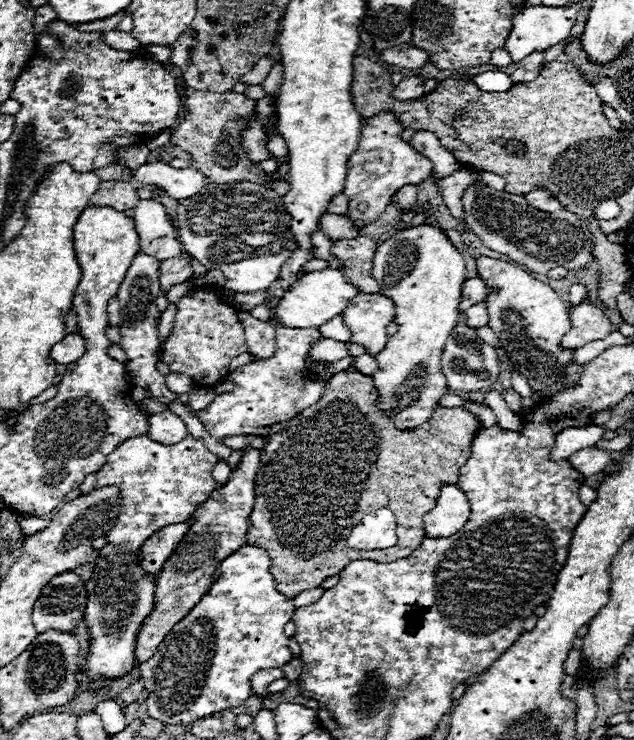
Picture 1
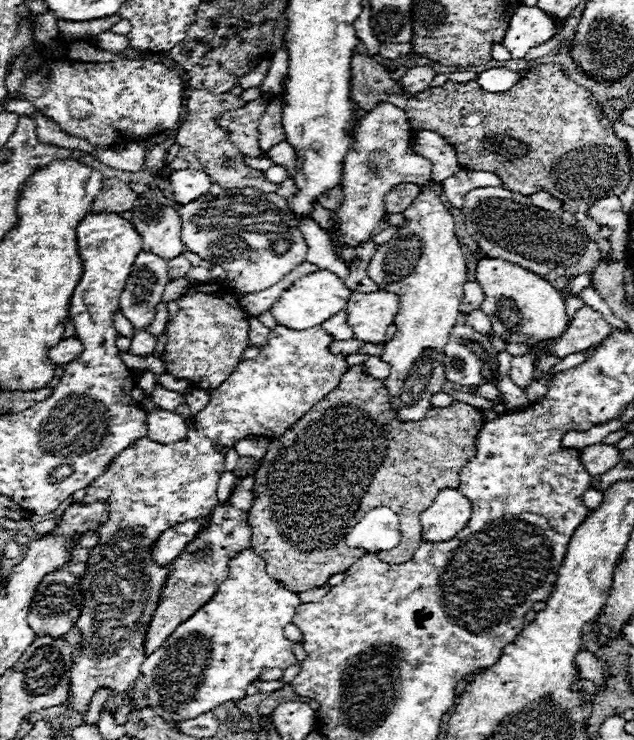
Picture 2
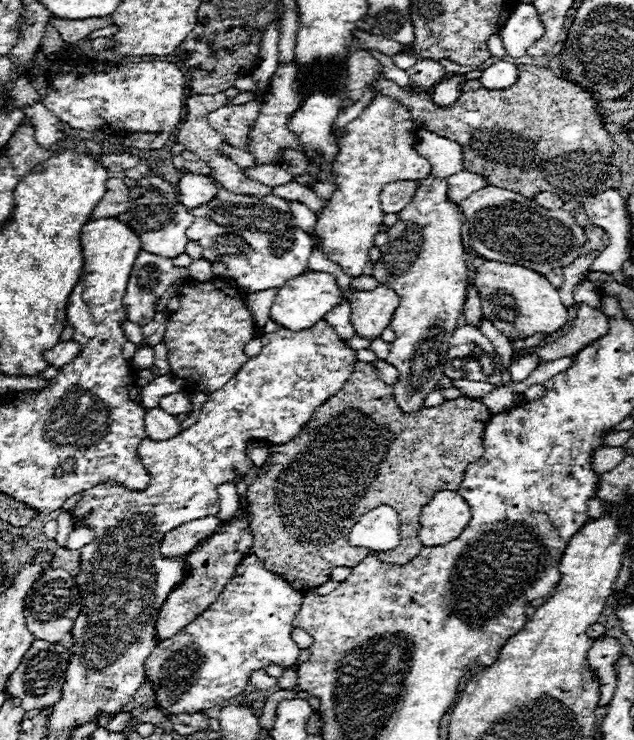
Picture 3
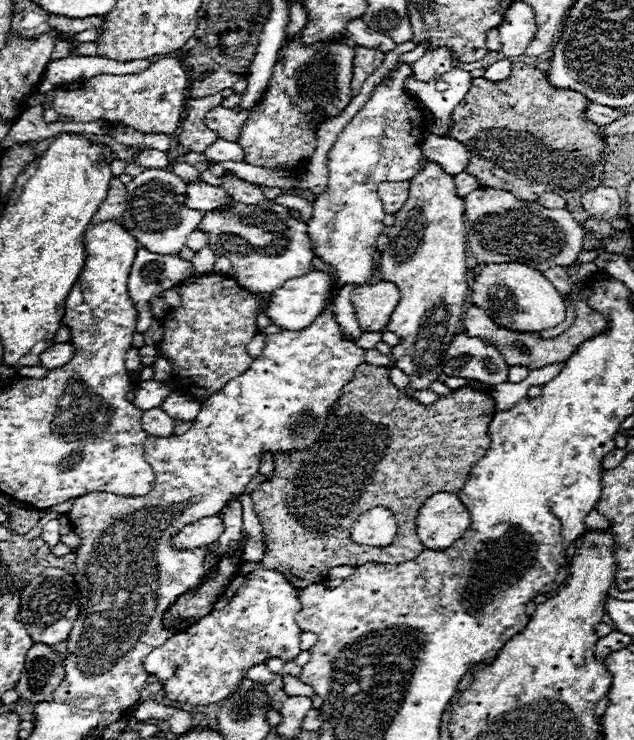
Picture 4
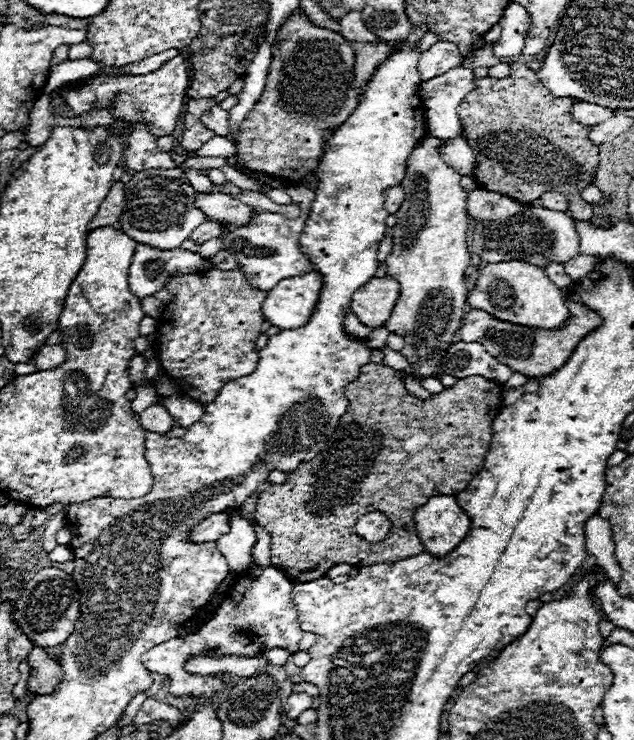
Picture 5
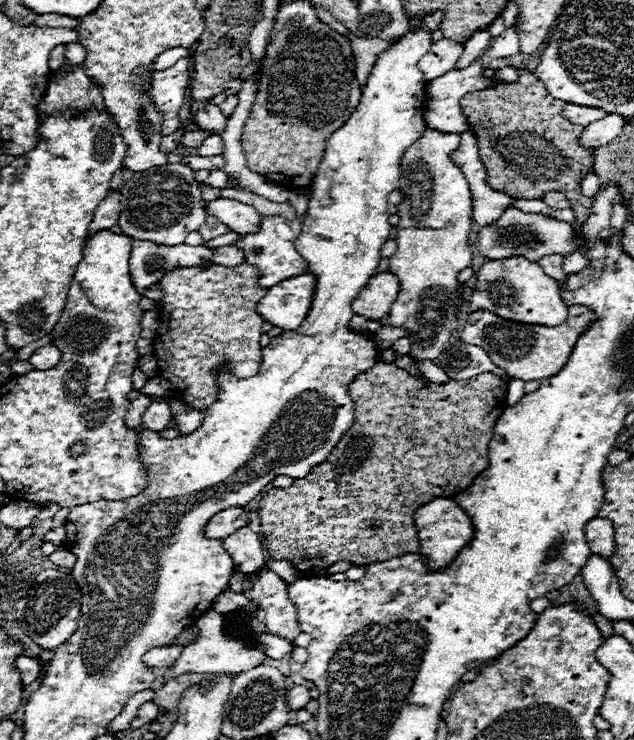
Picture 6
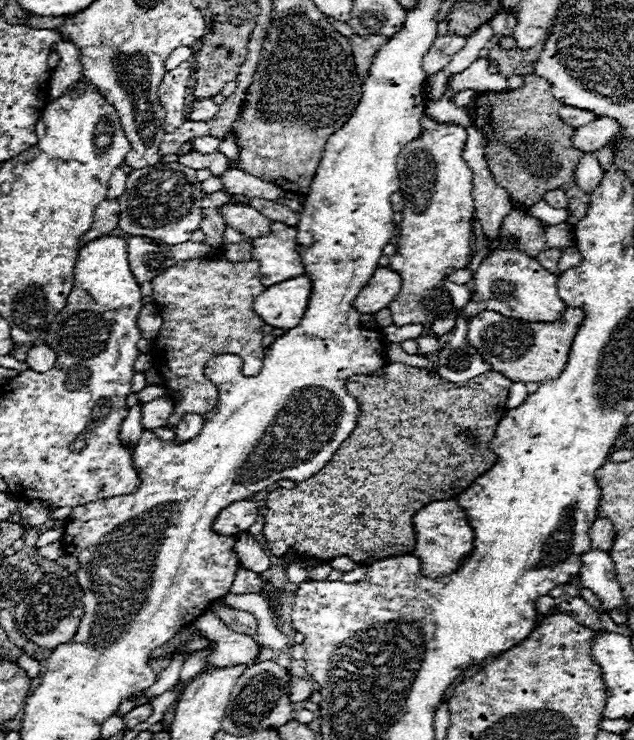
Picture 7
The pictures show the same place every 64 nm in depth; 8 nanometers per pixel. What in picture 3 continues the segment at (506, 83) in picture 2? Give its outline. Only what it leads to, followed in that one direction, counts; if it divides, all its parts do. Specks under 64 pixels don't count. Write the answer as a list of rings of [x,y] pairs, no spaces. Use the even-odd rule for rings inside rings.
[[[496,62],[492,66],[488,66],[482,76],[480,76],[480,82],[488,88],[488,90],[496,90],[496,88],[508,88],[516,82],[518,74],[516,74],[516,64],[512,62]]]

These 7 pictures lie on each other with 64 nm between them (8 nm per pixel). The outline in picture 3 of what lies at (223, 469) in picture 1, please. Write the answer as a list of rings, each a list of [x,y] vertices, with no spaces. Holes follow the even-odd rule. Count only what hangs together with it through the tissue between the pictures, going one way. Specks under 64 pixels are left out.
[[[222,484],[218,488],[218,494],[220,494],[220,512],[216,514],[222,522],[226,522],[228,518],[232,518],[238,508],[240,508],[240,500],[238,500],[238,492],[236,492],[236,486],[234,484]]]

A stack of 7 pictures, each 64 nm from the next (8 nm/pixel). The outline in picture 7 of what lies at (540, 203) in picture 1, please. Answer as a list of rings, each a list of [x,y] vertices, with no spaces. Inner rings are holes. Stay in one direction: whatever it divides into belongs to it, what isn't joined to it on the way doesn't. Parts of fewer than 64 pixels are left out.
[[[550,190],[550,192],[546,192],[544,200],[552,208],[568,208],[568,196],[564,190]]]

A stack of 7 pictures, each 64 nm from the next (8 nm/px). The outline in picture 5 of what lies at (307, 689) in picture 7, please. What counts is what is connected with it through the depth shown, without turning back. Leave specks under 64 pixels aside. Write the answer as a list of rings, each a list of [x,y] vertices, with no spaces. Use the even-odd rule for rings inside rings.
[[[292,692],[288,702],[284,704],[284,714],[288,718],[296,718],[300,712],[308,710],[312,706],[312,698],[306,692]]]

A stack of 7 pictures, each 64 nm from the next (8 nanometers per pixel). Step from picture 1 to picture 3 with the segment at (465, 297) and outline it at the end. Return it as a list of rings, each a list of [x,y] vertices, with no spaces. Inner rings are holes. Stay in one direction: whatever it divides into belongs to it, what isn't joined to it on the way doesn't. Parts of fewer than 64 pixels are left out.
[[[468,286],[468,300],[466,300],[466,304],[464,304],[462,314],[464,314],[464,318],[466,318],[466,324],[468,324],[468,326],[474,326],[474,328],[478,328],[480,322],[482,322],[482,318],[484,318],[484,314],[482,314],[478,302],[480,302],[480,298],[478,298],[476,288],[474,288],[474,286]]]

